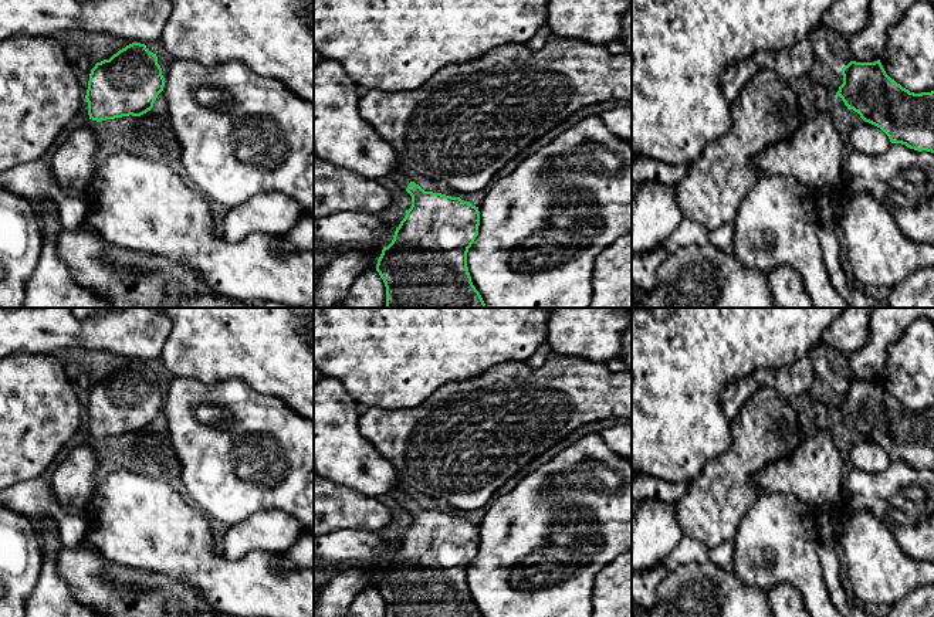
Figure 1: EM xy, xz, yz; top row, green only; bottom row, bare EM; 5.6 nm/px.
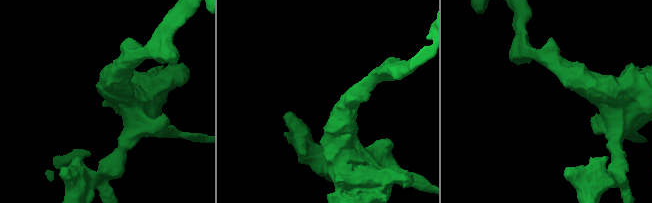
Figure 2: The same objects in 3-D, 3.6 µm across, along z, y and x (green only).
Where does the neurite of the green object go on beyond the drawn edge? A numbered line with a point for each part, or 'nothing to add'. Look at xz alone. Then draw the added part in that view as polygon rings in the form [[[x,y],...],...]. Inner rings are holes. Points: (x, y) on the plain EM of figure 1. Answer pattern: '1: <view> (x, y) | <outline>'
1: xz (402, 497) | [[[399,481],[388,494],[392,495],[403,508],[406,508],[409,501],[412,499],[409,494],[399,487]]]

